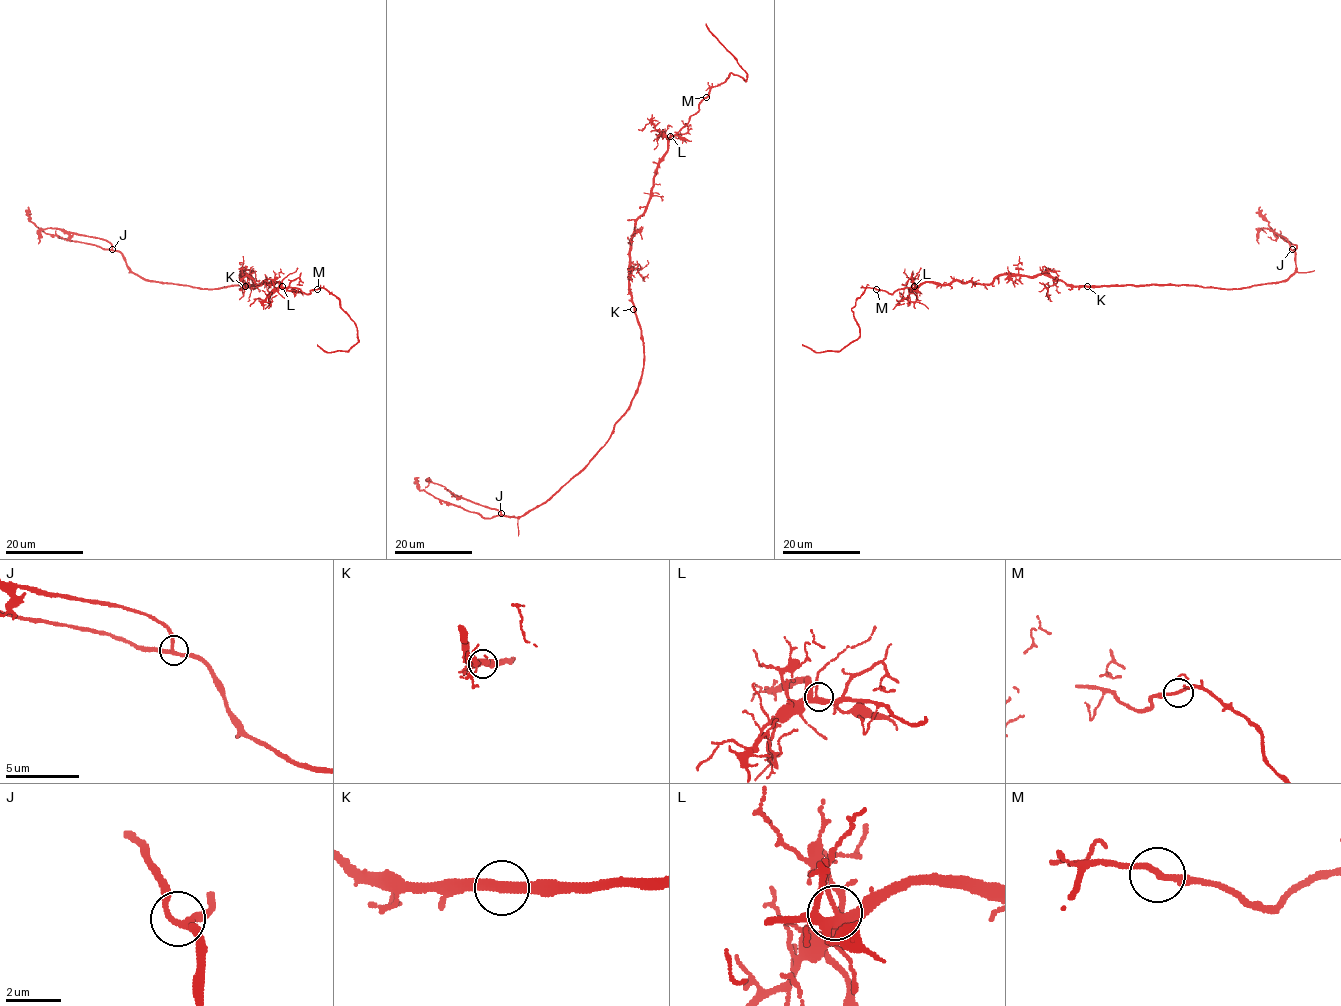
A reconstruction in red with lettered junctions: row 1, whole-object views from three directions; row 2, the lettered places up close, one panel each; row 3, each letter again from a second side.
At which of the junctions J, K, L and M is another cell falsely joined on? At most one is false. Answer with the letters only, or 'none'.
none

